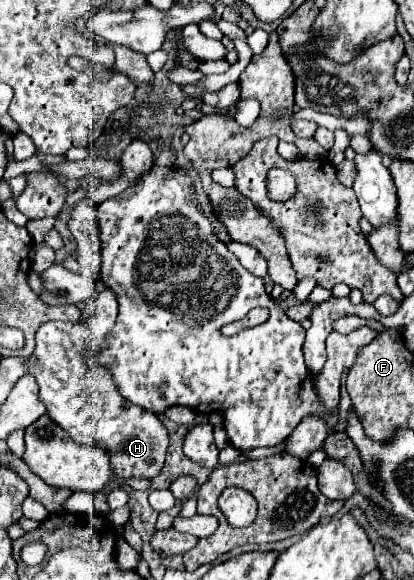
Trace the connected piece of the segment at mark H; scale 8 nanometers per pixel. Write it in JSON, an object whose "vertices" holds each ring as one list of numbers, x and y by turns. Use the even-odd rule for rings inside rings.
{"vertices":[[110,289,98,295,95,306,95,316,88,325,84,321,76,325,68,325,64,321,44,323,36,333,36,351,28,359,26,367,40,385,38,397,46,407,46,415,60,425,74,443,104,447,110,455,112,471,120,477,152,479,164,467,168,431,154,413,138,405,130,405,130,401,118,393,108,371,98,367,88,371,84,365,84,349,90,349,90,345,96,349,118,315,118,303]]}

